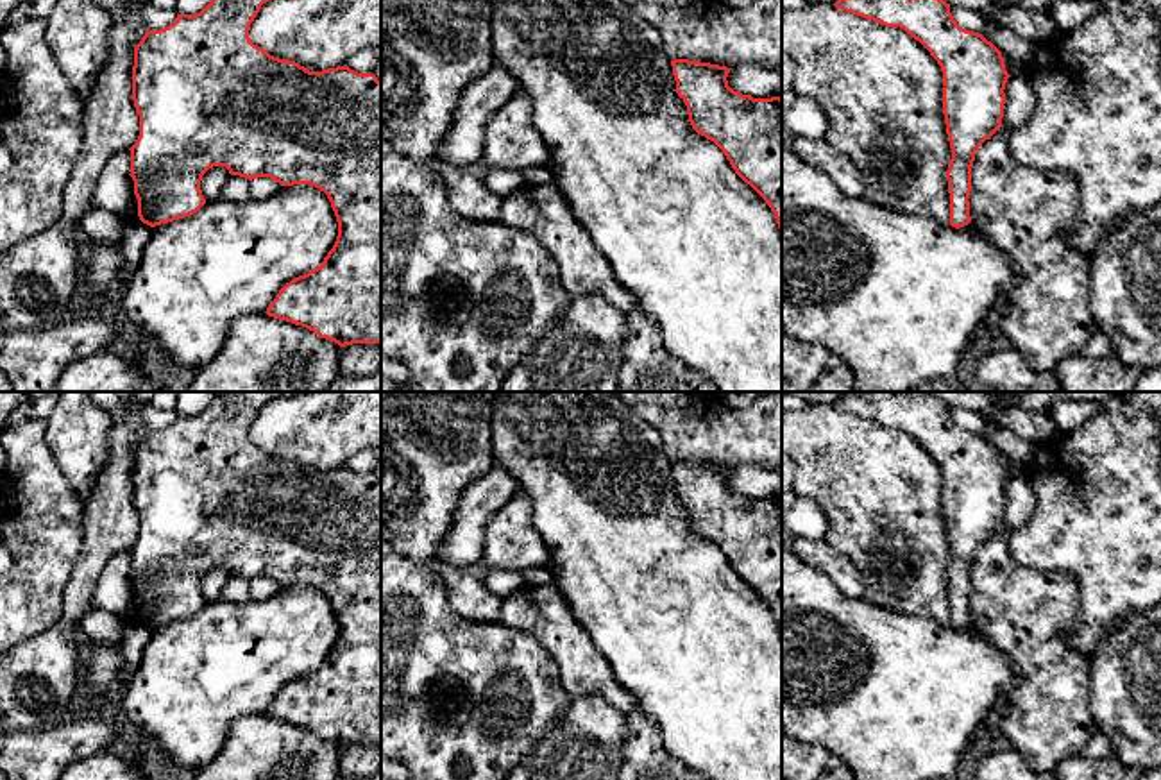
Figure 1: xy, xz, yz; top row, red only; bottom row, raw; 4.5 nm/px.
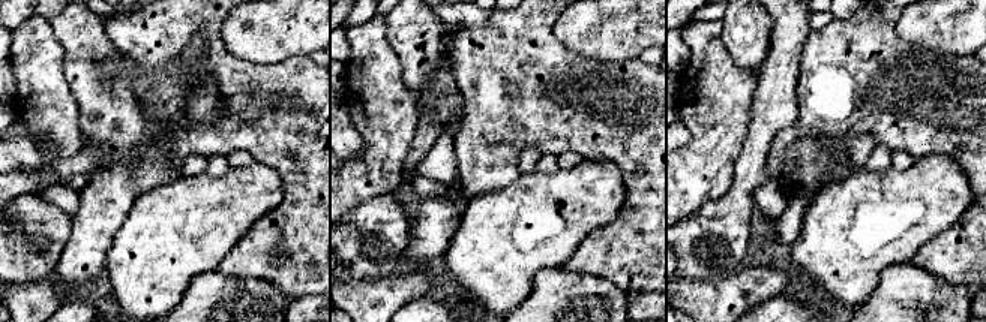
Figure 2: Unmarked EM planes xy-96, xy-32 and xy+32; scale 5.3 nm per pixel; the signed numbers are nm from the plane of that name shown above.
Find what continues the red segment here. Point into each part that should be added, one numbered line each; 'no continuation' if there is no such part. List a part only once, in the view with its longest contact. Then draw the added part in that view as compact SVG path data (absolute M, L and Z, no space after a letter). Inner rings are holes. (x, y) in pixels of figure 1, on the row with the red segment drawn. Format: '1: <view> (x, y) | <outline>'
no continuation

